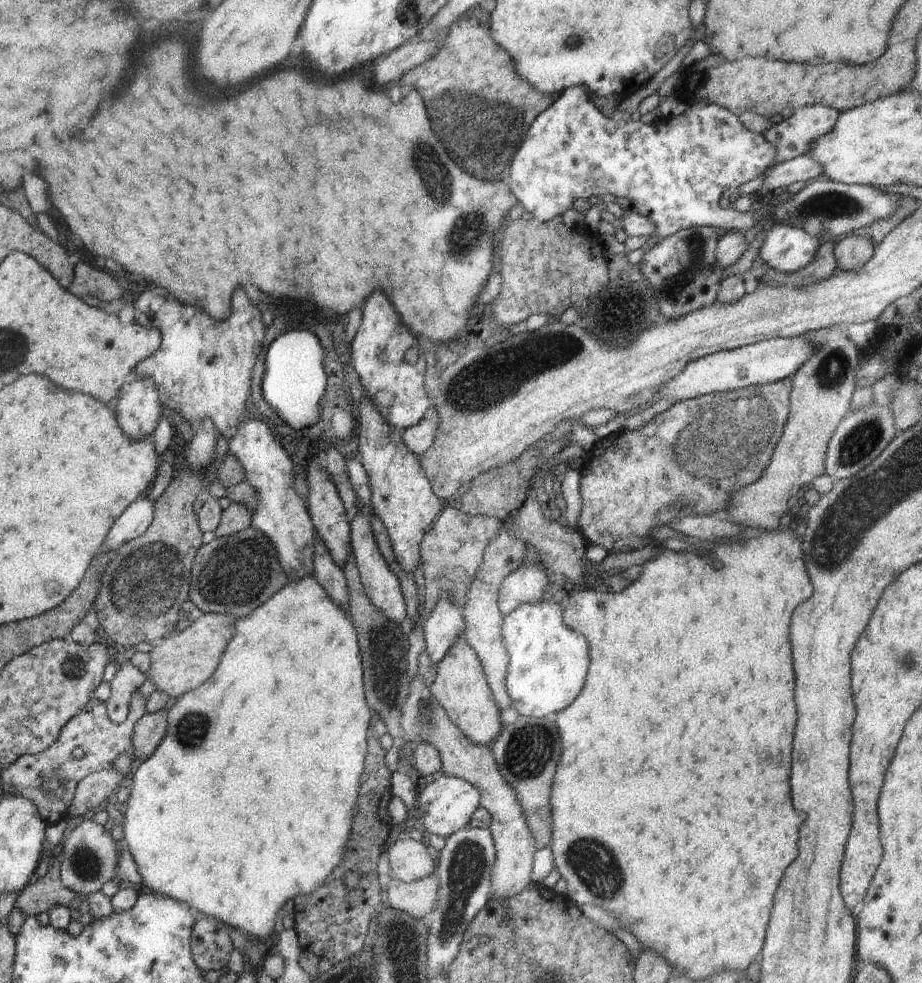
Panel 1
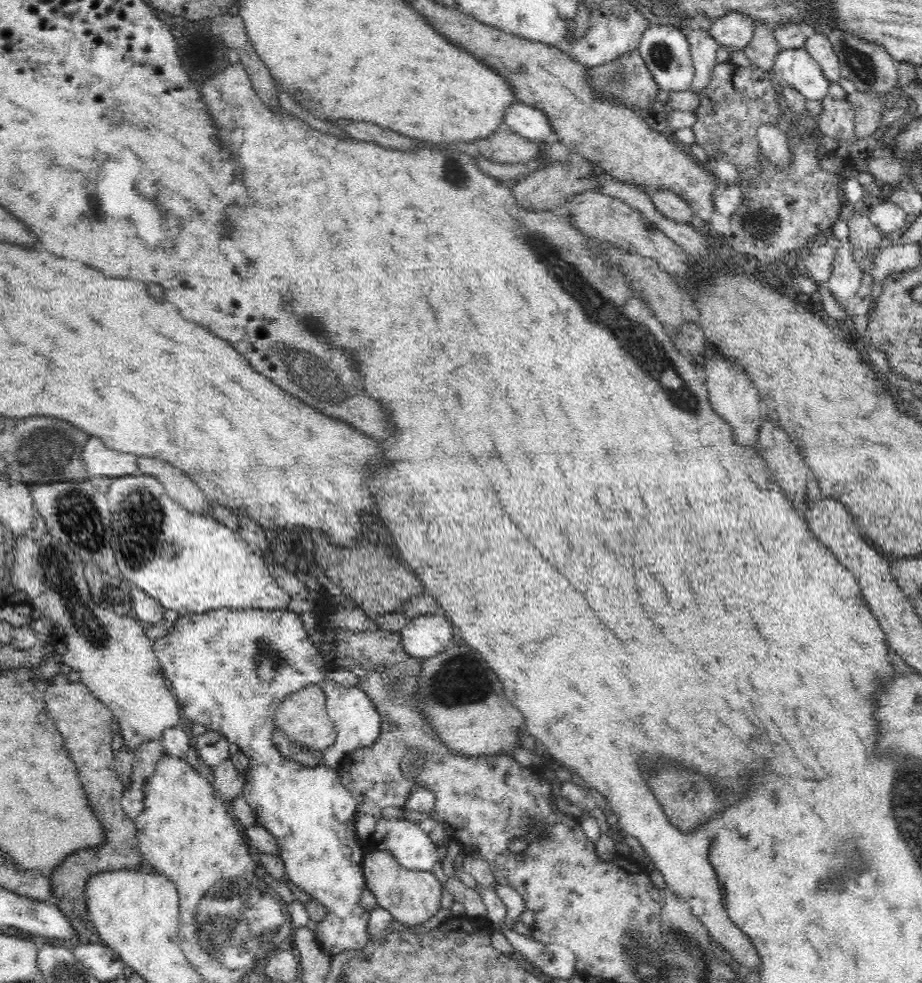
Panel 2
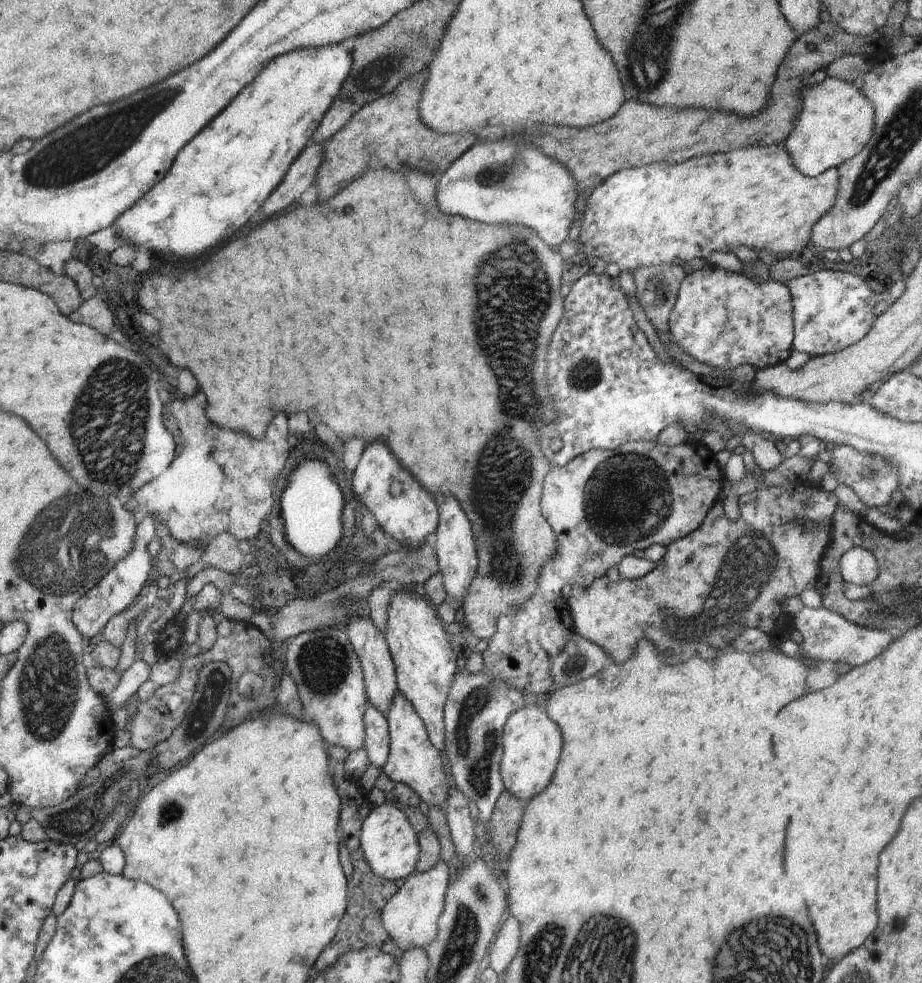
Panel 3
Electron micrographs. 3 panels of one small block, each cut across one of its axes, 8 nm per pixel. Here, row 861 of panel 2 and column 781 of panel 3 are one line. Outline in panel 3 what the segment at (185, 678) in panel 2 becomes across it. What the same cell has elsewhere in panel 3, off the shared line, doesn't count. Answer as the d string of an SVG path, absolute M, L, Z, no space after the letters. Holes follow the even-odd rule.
M709 266L687 274L669 316L676 344L694 360L718 371L750 365L756 369L785 363L793 350L794 324L790 290L769 279L756 282Z

